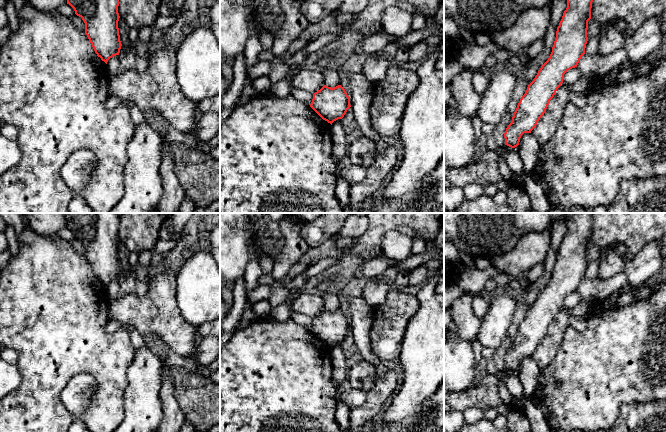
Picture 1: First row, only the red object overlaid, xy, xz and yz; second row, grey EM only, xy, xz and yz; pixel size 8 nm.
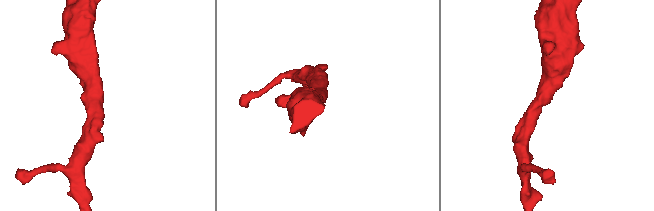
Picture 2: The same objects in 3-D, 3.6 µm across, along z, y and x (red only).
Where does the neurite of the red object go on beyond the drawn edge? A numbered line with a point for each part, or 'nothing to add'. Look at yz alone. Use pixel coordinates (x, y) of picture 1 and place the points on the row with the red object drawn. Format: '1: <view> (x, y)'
nothing to add

